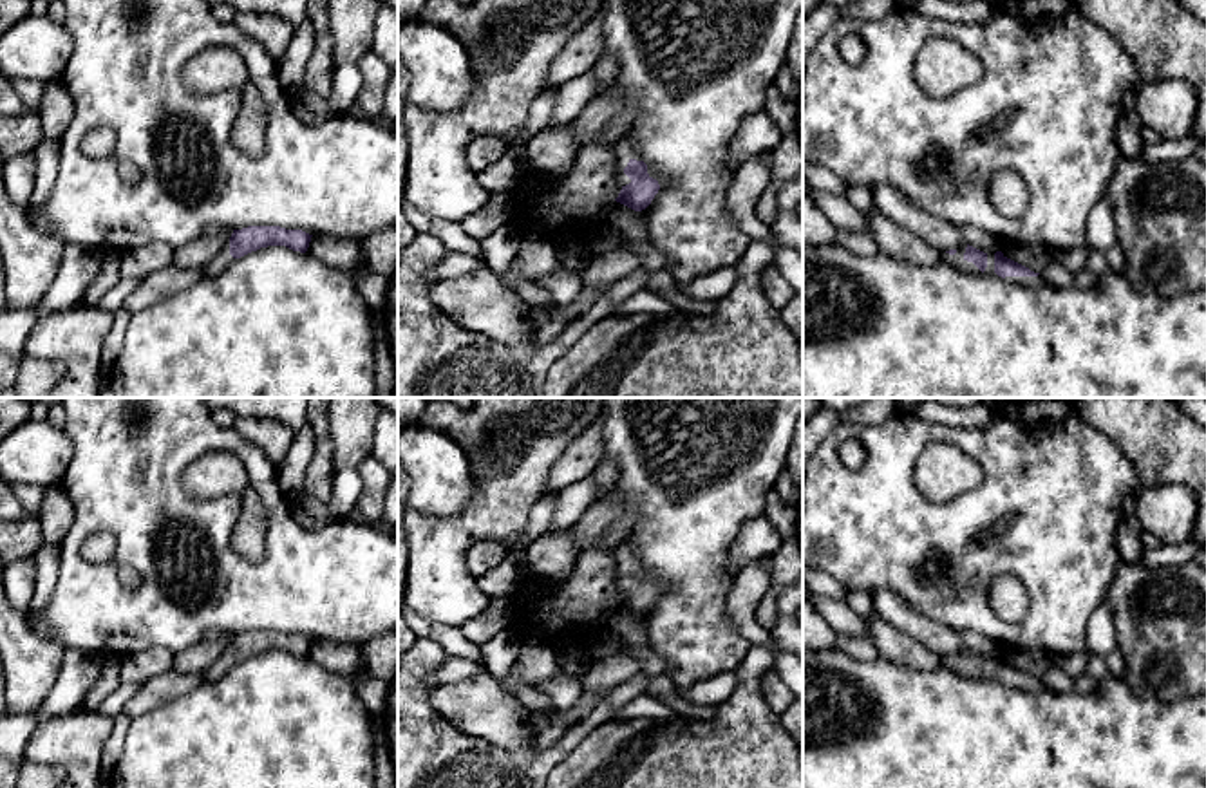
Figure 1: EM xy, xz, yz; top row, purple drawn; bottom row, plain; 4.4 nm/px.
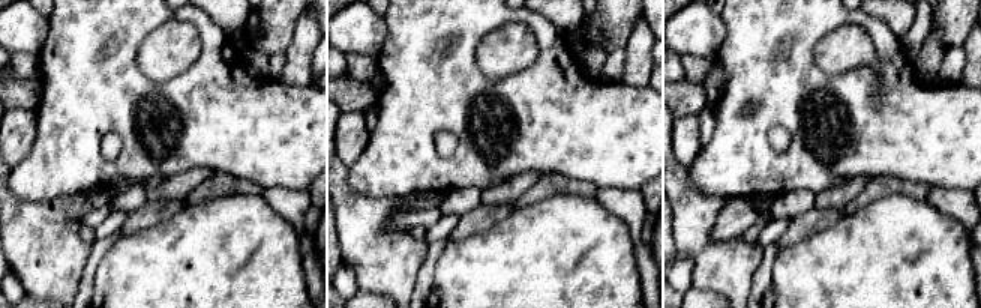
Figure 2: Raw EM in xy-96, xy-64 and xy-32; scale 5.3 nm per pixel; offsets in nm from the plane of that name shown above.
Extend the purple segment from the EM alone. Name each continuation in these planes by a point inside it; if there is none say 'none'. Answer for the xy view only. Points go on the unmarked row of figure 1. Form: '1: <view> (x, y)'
1: xy (223, 664)

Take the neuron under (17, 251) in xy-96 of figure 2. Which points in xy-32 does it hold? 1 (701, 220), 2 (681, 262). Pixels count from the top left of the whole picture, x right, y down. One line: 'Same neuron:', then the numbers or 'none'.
Same neuron: 1

